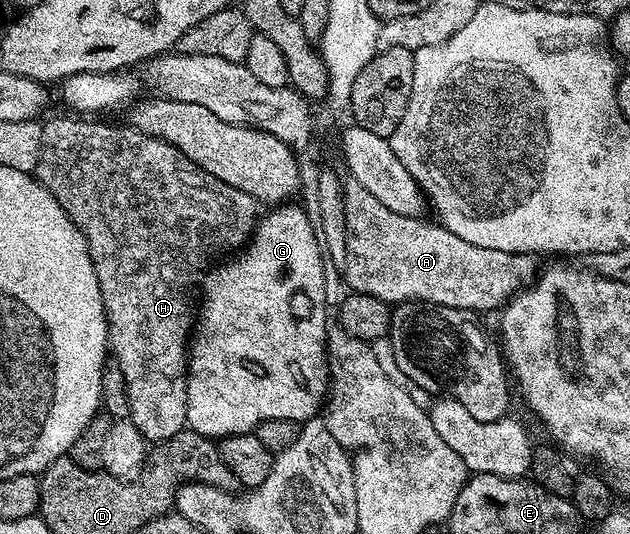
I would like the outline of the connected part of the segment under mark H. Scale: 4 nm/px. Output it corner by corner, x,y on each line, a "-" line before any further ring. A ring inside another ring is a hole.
78,115
66,116
70,117
54,117
50,122
47,120
43,124
42,146
40,147
36,176
39,183
54,196
56,203
60,203
60,207
64,207
68,219
72,219
72,223
76,223
76,227
86,240
90,258
96,267
96,279
100,283
106,322
110,328
109,348
112,350
113,360
120,367
120,371
124,371
124,383
126,384
128,403
130,404
128,420
139,429
140,435
145,437
147,442
170,441
175,435
187,428
188,342
196,324
196,298
200,293
200,282
215,262
241,250
250,240
250,234
254,232
254,227
260,220
260,212
258,213
260,203
252,195
248,195
244,191
236,191
236,187
228,187
228,183
216,179
216,175
208,175
208,171
204,171
196,163
192,163
192,159
185,157
175,145
164,139
144,135
139,129
129,127
121,129
118,125
105,125
102,122
105,120
102,119
83,119

